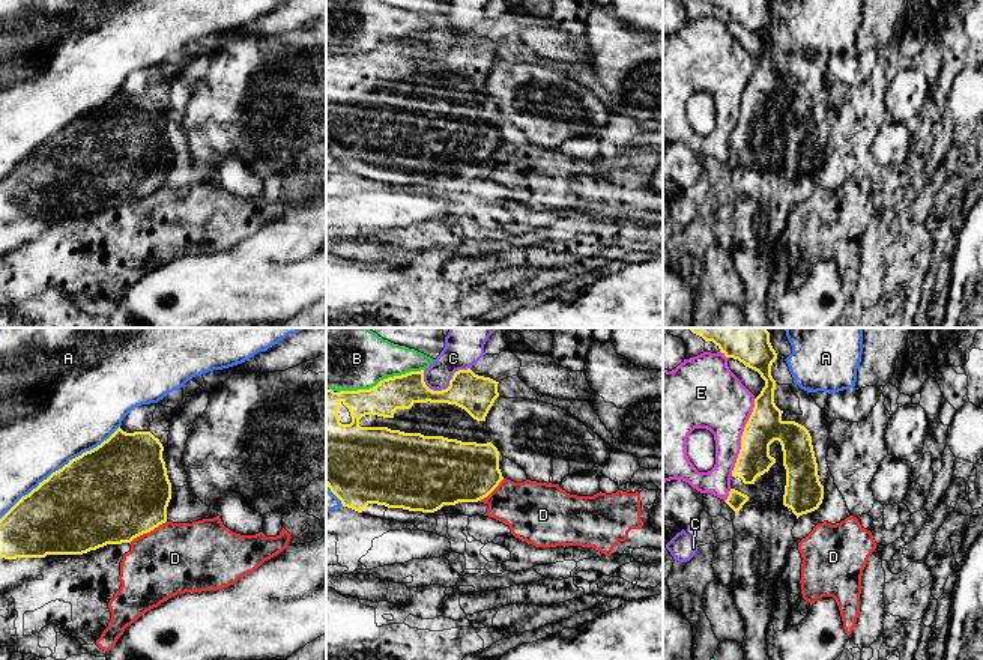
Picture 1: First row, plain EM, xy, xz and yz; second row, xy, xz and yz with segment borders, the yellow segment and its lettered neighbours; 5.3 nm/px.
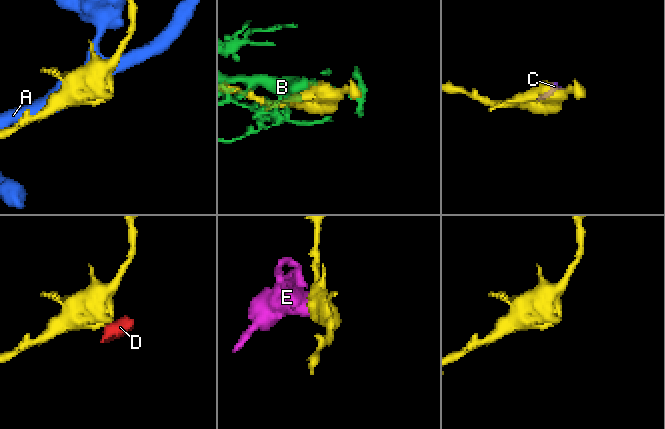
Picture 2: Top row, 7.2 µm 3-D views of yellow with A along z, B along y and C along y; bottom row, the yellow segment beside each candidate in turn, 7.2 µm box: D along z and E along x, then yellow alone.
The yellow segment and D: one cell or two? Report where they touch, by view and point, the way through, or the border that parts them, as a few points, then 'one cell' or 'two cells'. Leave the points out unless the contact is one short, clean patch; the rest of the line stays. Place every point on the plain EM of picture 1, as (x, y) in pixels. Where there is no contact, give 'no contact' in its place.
contact xy (148, 194); border xy (166, 184), (137, 199), (130, 206); two cells

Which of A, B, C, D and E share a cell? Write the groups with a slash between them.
A / B / C / D / E

